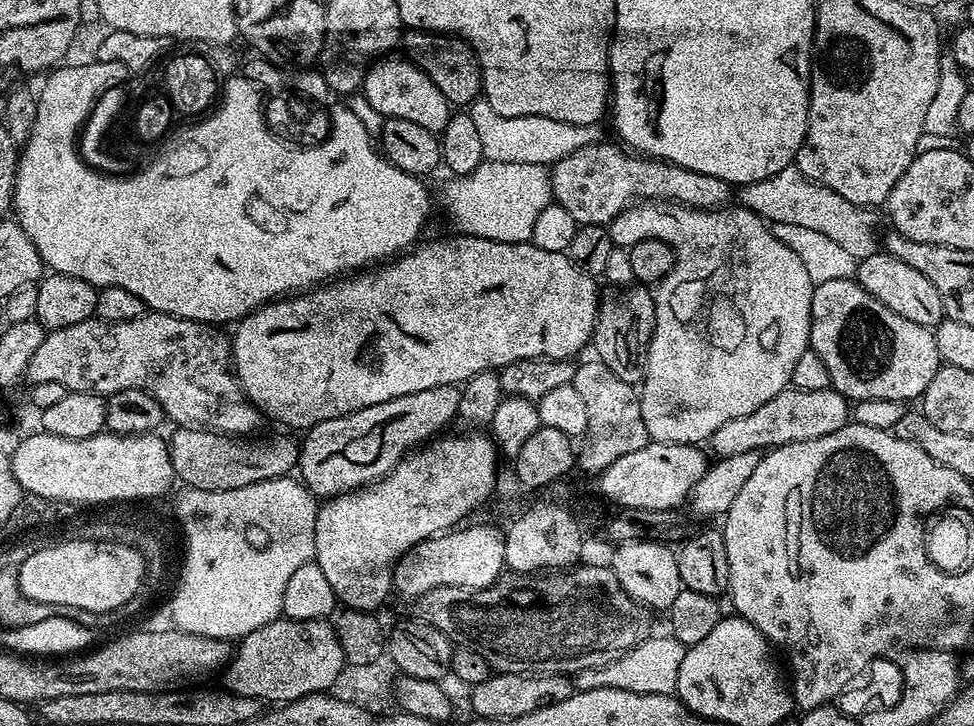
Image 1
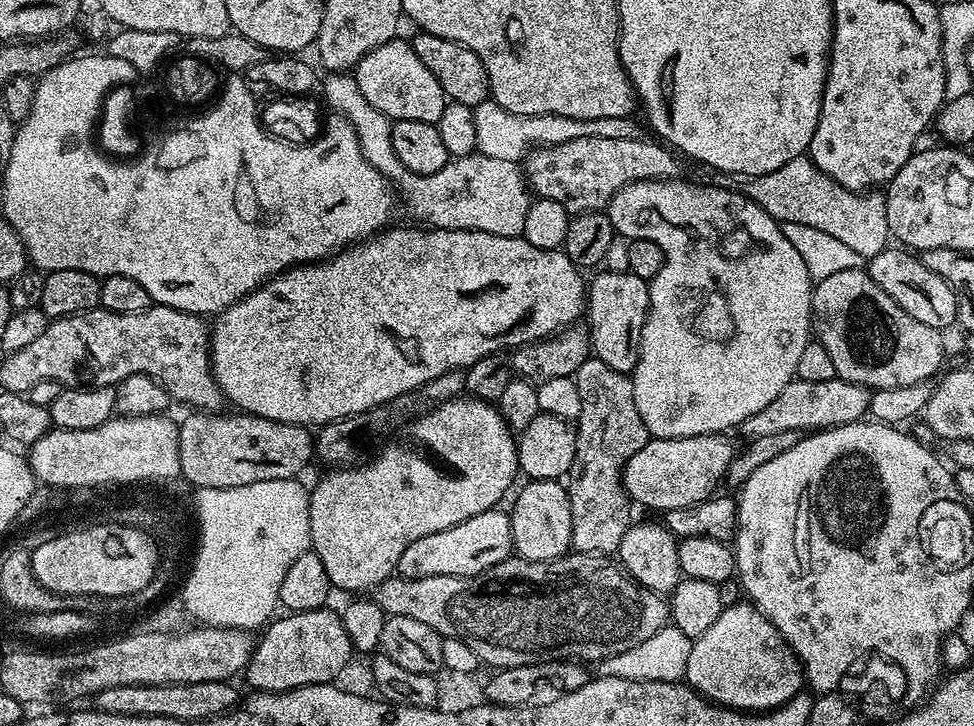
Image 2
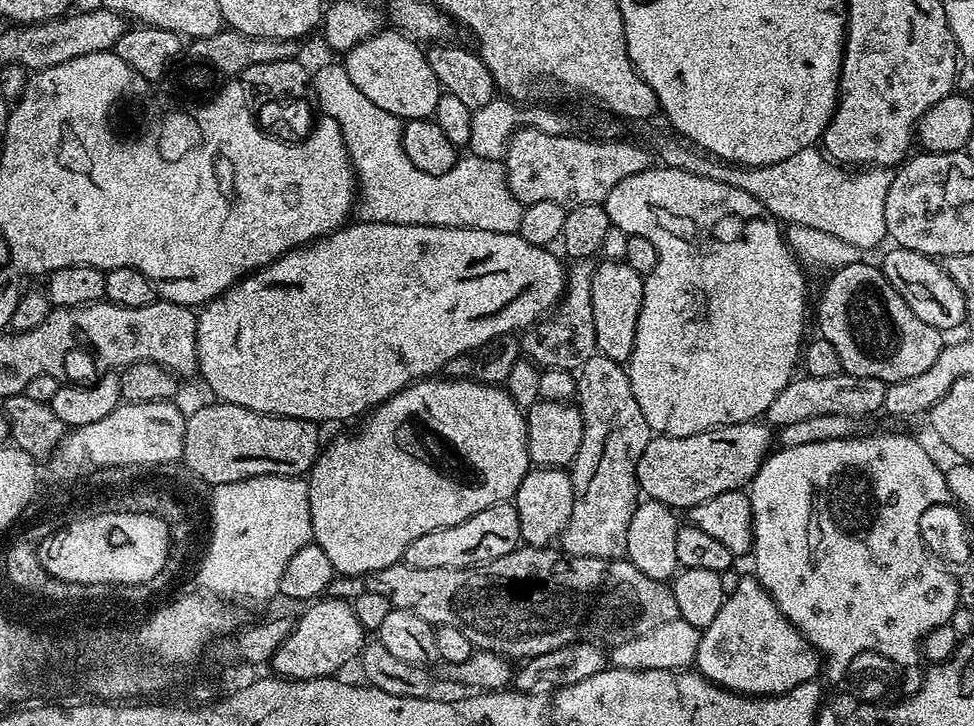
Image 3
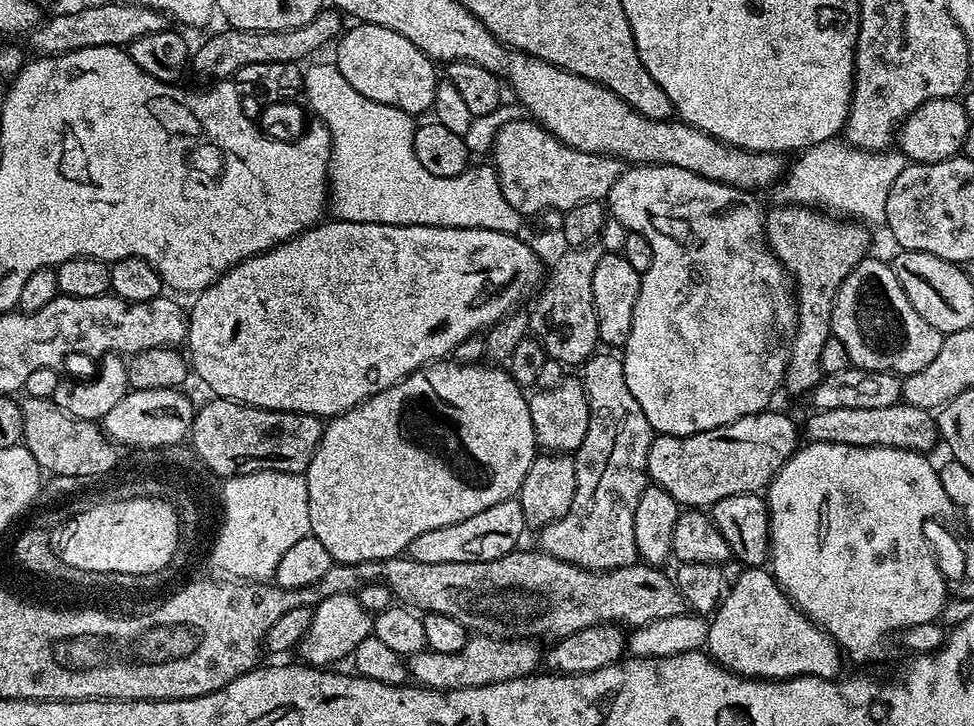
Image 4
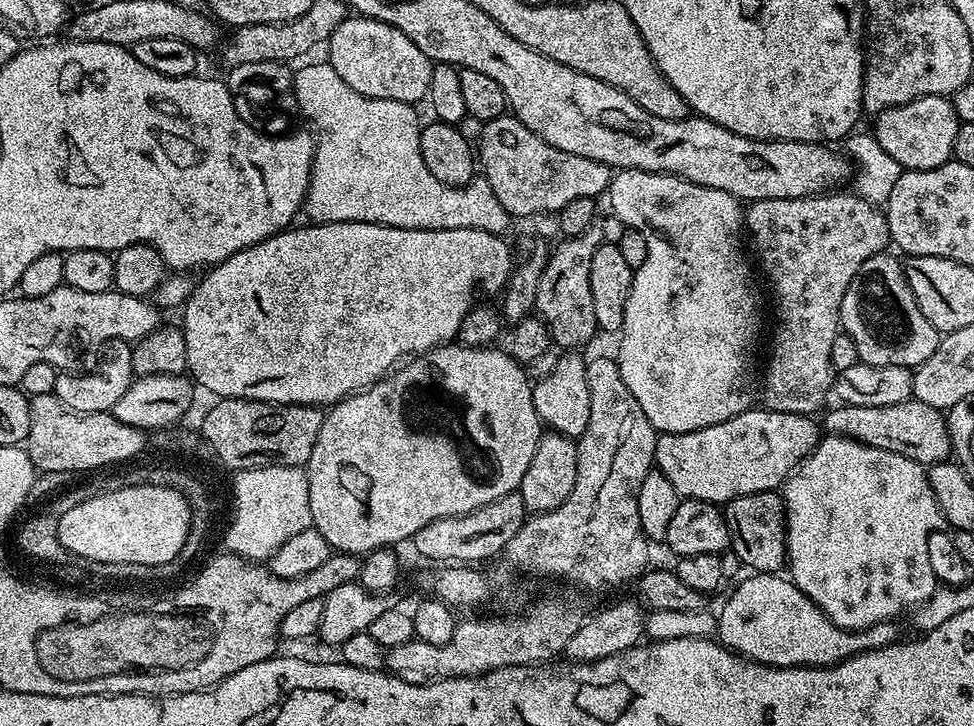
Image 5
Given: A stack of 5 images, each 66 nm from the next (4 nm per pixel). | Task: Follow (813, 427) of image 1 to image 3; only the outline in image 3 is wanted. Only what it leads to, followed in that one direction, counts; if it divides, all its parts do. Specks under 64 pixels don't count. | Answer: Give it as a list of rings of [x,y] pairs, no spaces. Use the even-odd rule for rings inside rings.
[[[807,374],[792,381],[770,402],[766,413],[769,425],[783,426],[790,422],[799,422],[802,418],[815,418],[820,414],[846,414],[863,418],[871,412],[880,412],[886,402],[887,384],[883,384],[878,378],[858,378],[841,374],[834,378],[814,378]]]

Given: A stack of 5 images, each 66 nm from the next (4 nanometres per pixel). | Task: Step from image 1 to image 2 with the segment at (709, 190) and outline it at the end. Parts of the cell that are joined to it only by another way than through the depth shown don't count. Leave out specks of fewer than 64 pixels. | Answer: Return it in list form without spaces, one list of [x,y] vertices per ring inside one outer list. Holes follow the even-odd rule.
[[[574,138],[574,142],[534,148],[522,161],[524,178],[537,197],[560,202],[569,214],[599,212],[609,207],[622,186],[643,180],[671,180],[681,175],[681,161],[651,139]]]

